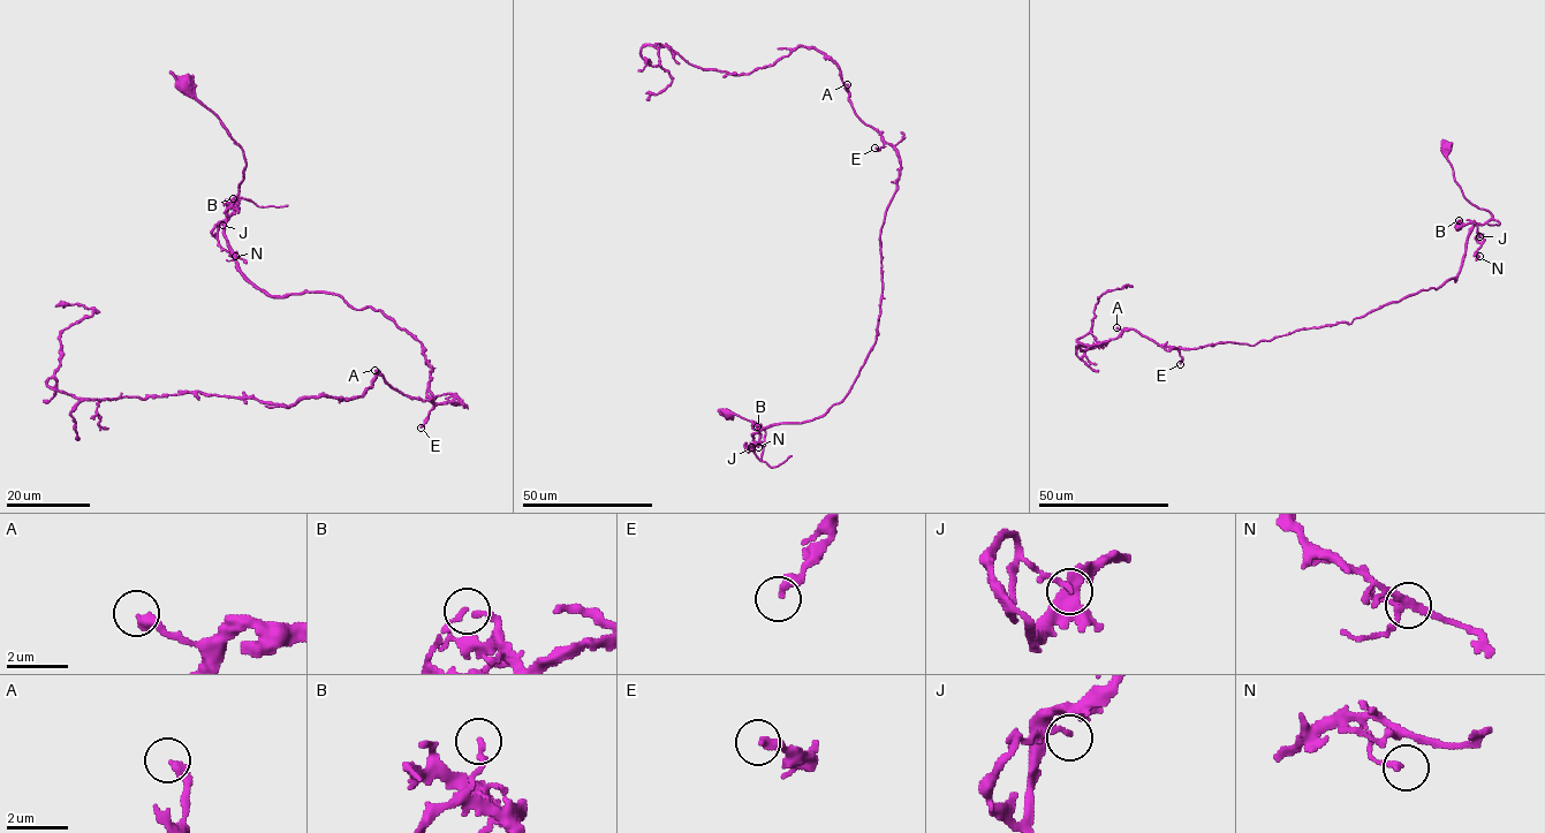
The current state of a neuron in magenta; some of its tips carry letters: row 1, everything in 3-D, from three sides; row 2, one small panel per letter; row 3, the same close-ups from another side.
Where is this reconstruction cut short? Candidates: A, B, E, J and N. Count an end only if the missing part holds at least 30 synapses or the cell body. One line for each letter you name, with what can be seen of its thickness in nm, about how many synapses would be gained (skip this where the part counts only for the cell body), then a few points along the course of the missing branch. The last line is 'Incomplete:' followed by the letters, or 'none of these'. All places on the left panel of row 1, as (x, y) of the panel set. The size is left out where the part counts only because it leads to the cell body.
Incomplete: none of these

